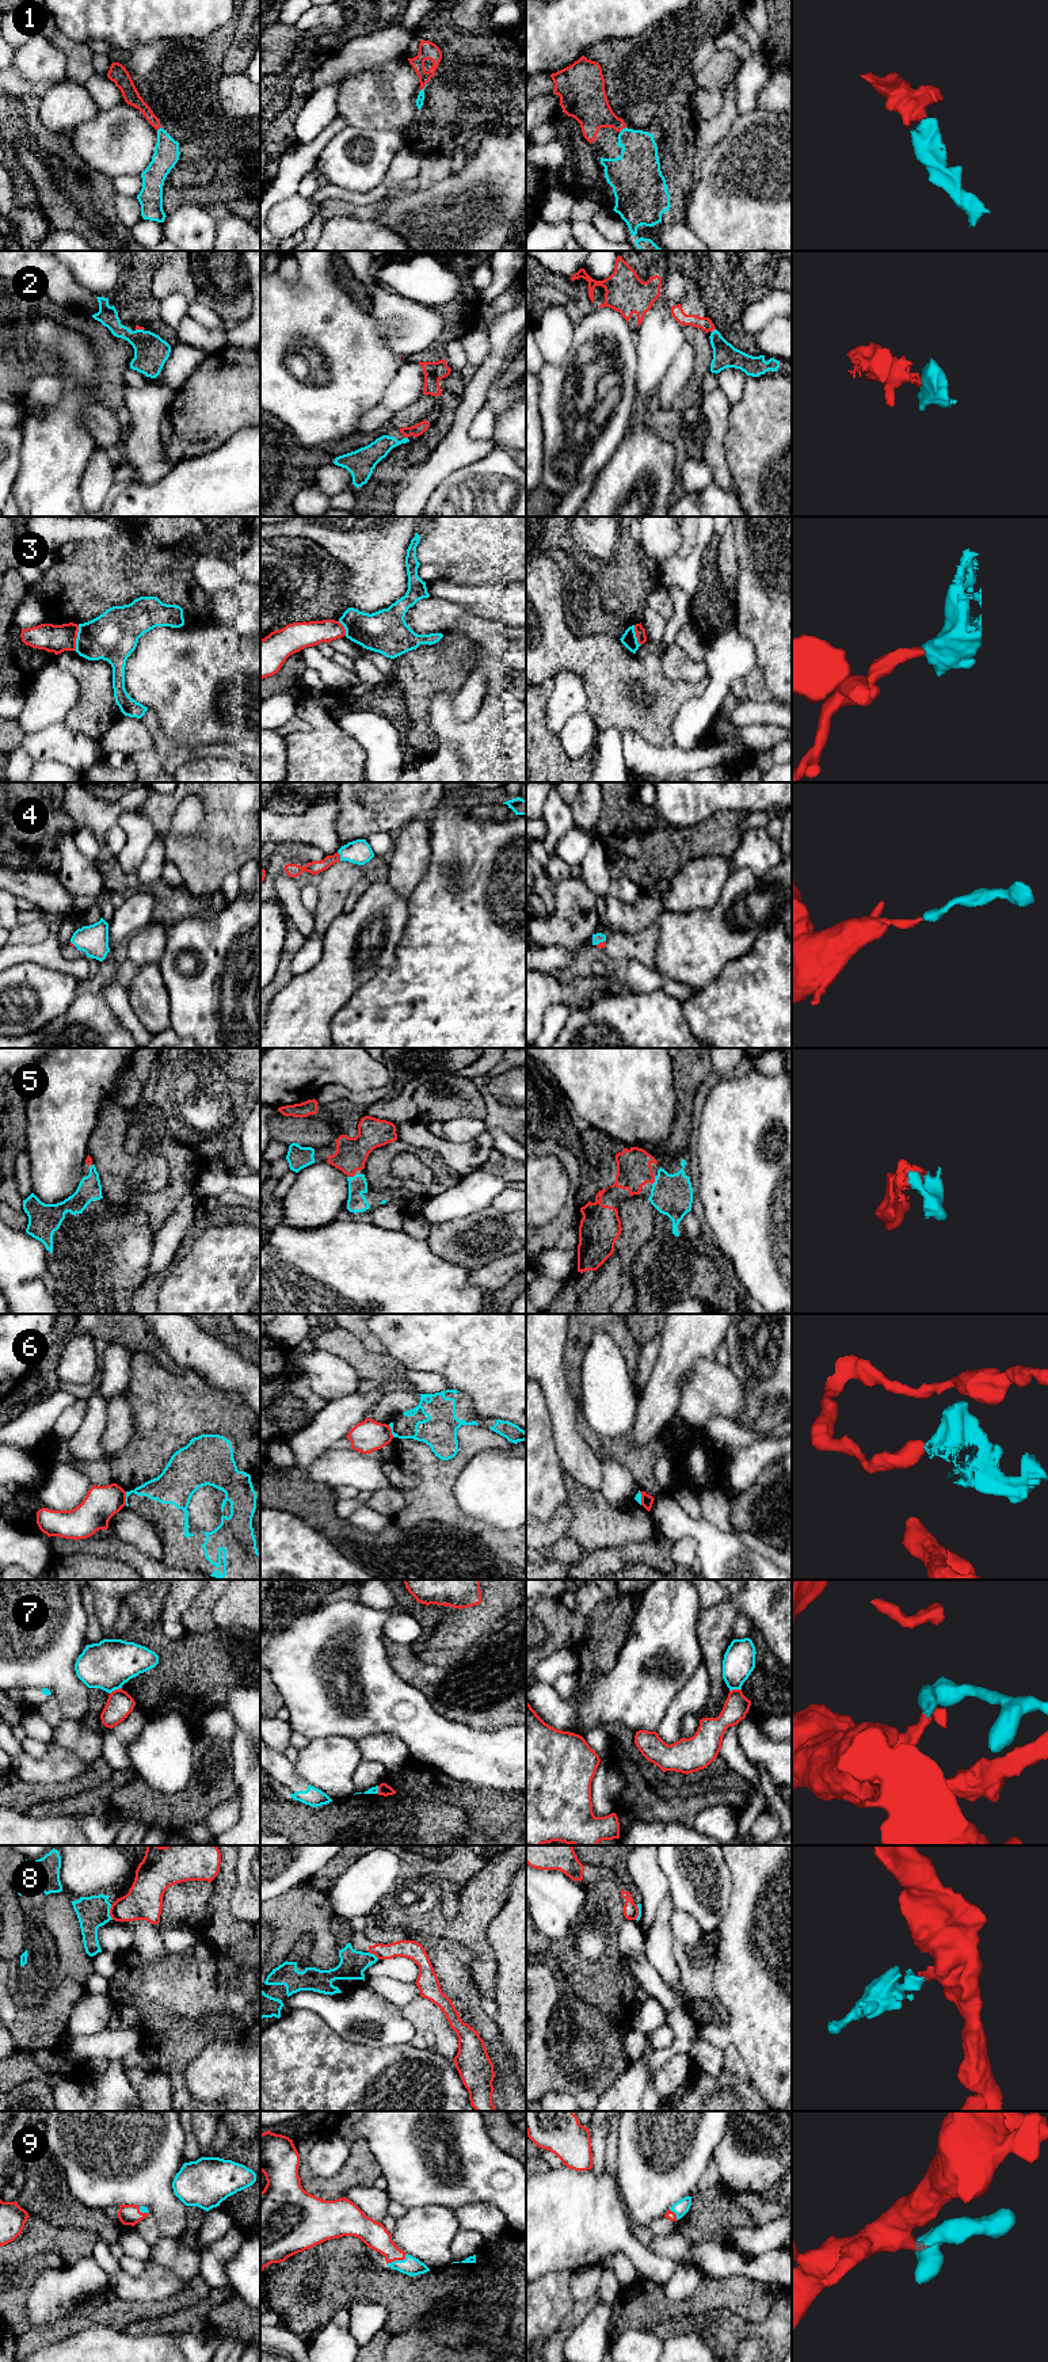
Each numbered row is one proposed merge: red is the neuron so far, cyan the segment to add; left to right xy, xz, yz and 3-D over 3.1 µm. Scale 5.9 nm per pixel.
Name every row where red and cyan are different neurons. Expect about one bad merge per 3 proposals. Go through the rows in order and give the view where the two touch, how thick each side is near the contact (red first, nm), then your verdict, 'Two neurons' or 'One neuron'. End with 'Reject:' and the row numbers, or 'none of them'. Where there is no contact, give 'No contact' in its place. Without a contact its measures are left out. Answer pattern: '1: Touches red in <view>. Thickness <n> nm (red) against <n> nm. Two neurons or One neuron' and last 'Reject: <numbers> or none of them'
1: Touches red in xz. Thickness 110 nm (red) against 50 nm. One neuron
2: Touches red in xz. Thickness 70 nm (red) against 130 nm. One neuron
3: Touches red in xy. Thickness 160 nm (red) against 300 nm. Two neurons
4: Touches red in xz. Thickness 80 nm (red) against 140 nm. One neuron
5: Touches red in xz. Thickness 190 nm (red) against 110 nm. One neuron
6: Touches red in xy. Thickness 200 nm (red) against 170 nm. Two neurons
7: Touches red in xy. Thickness 160 nm (red) against 280 nm. Two neurons
8: Touches red in xy. Thickness 220 nm (red) against 190 nm. Two neurons
9: Touches red in xz. Thickness 160 nm (red) against 110 nm. One neuron
Reject: 3, 6, 7, 8

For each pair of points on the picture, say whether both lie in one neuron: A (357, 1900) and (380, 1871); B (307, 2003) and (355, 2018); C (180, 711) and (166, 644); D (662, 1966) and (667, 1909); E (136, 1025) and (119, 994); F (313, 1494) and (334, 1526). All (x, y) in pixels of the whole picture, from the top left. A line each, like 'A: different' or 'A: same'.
A: same
B: same
C: same
D: same
E: same
F: same

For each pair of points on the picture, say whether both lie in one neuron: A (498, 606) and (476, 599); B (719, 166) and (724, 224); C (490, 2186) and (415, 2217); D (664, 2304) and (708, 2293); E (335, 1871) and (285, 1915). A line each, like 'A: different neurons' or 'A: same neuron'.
A: same neuron
B: same neuron
C: different neurons
D: same neuron
E: different neurons

